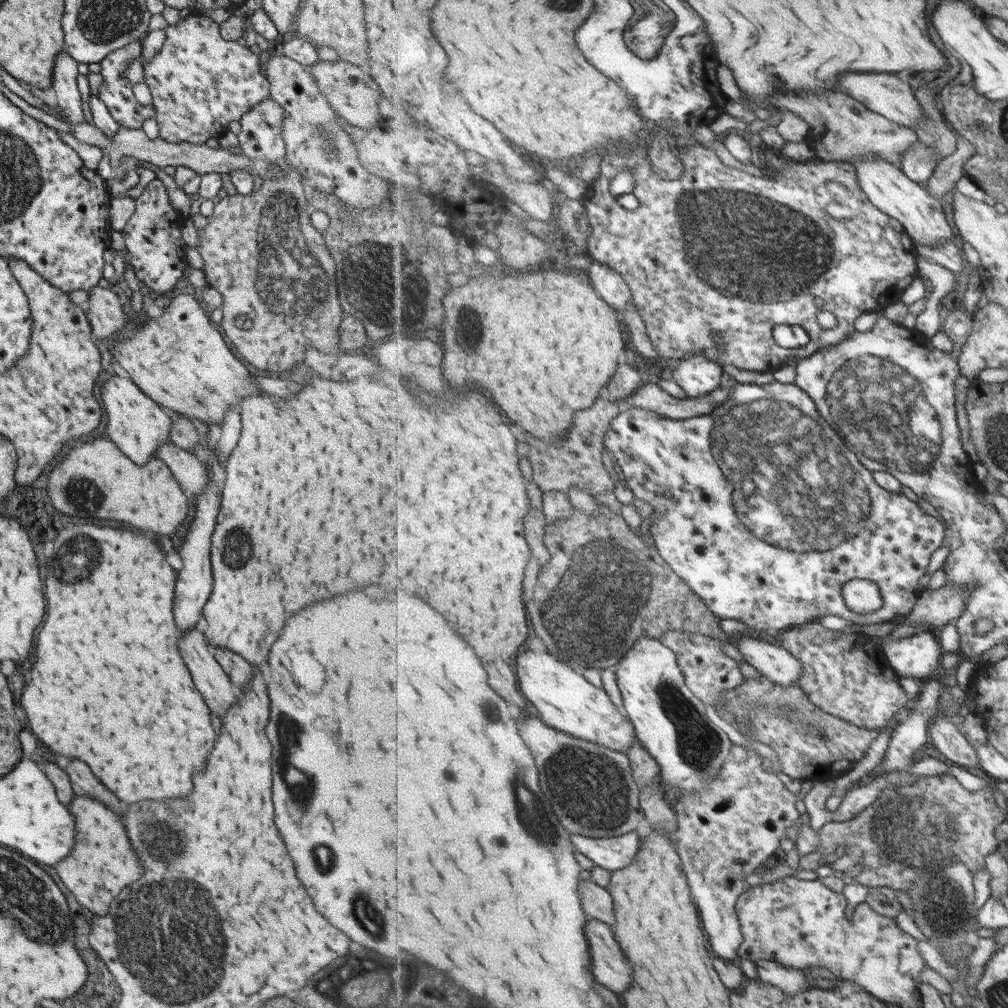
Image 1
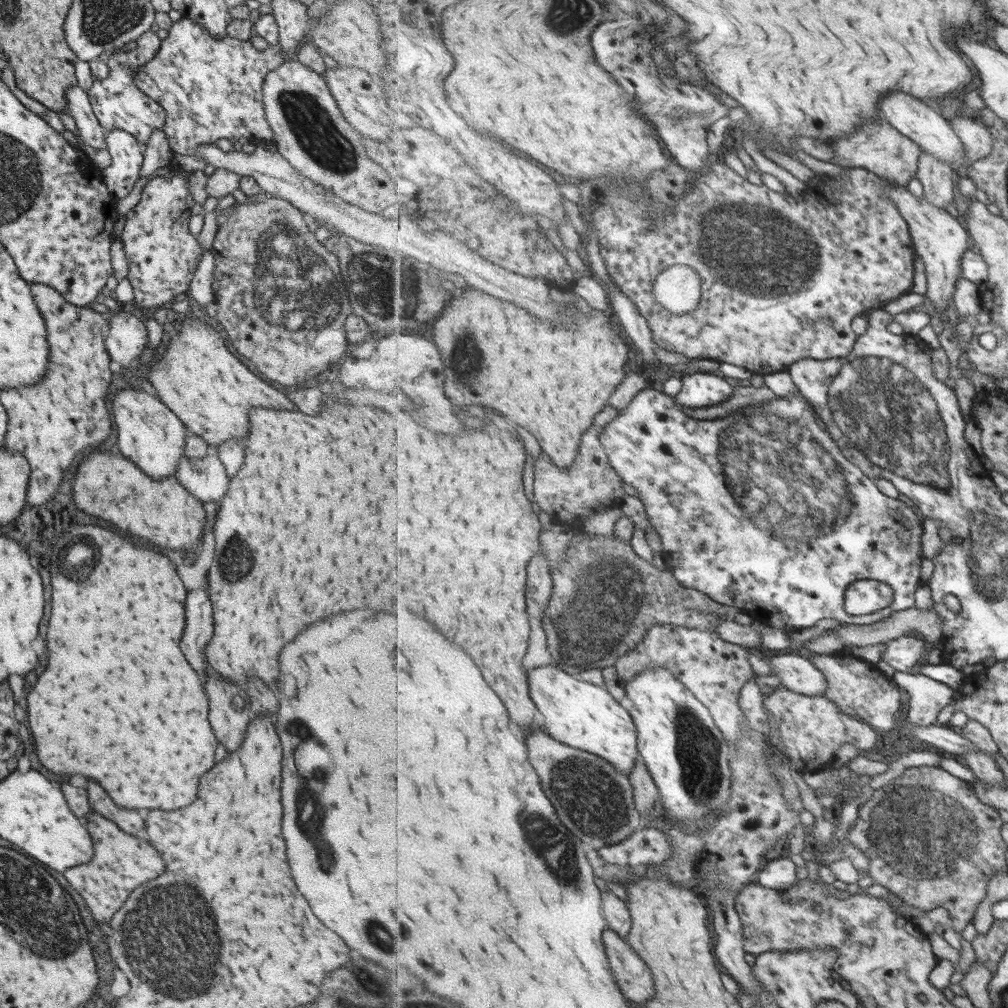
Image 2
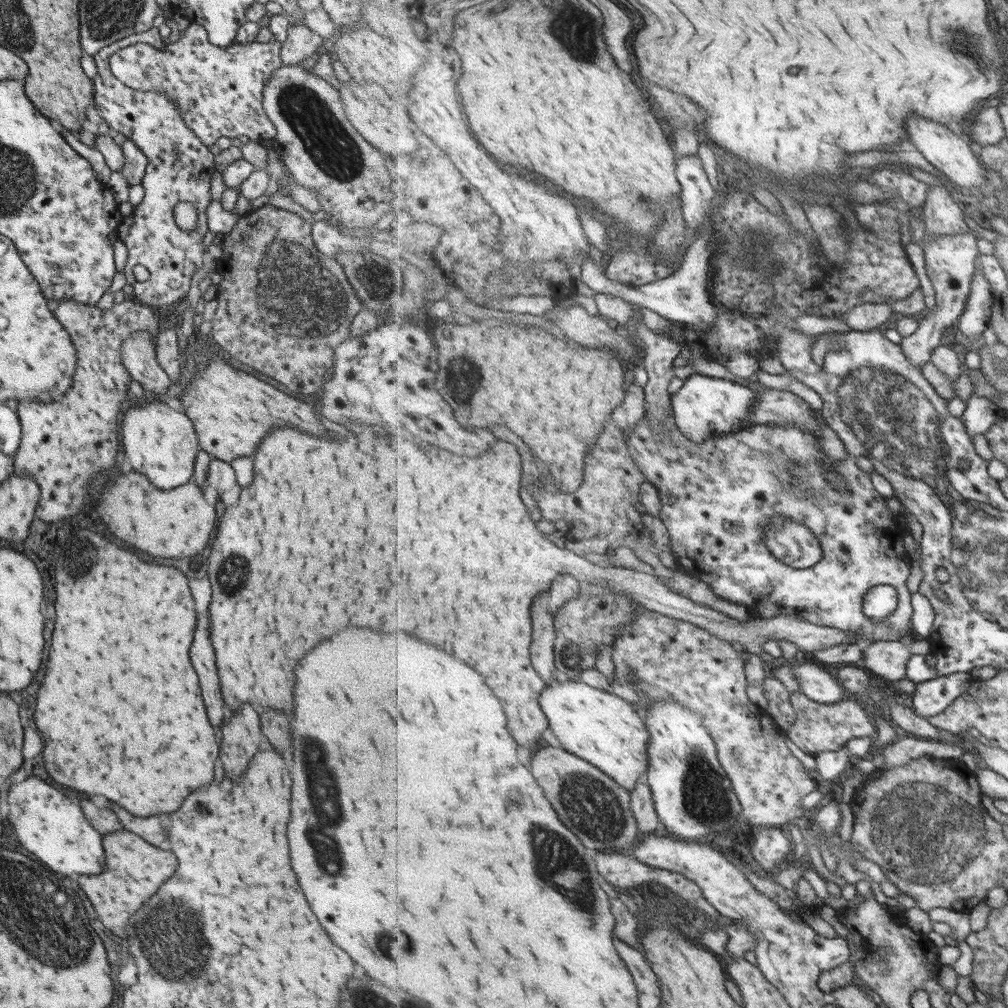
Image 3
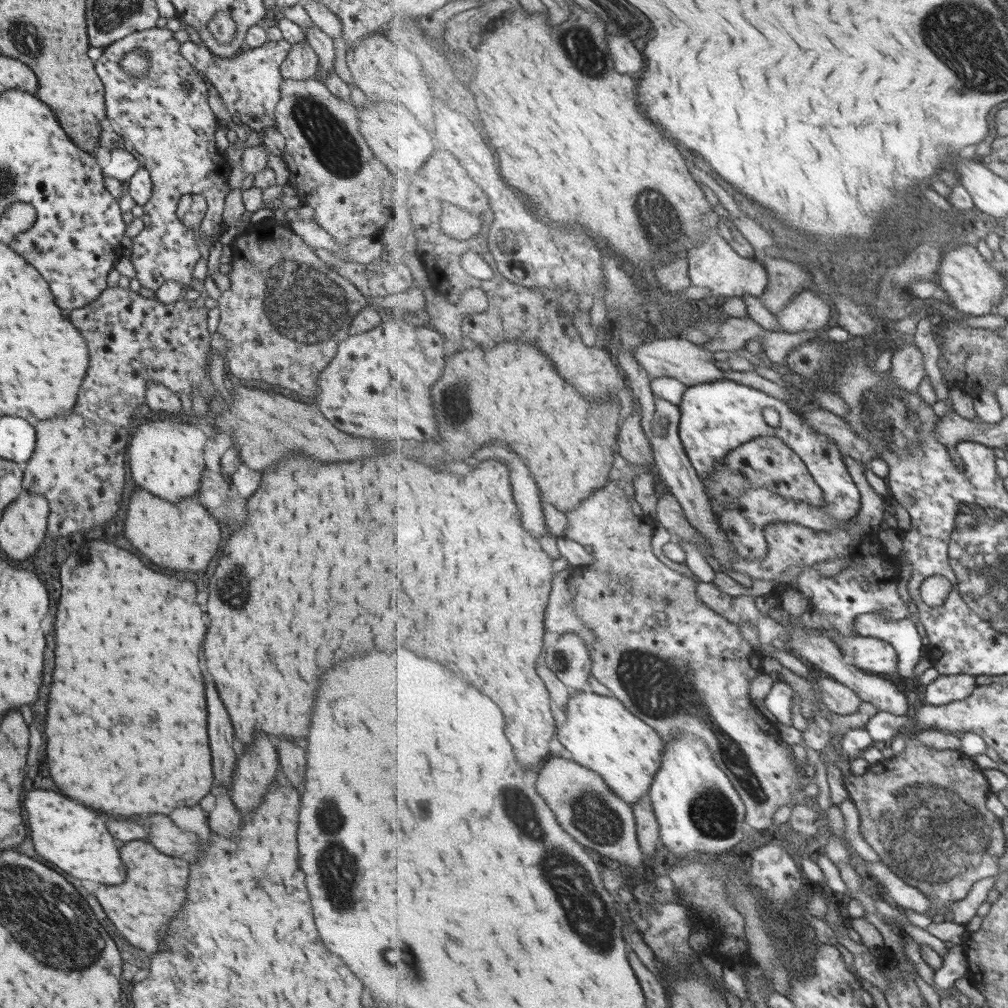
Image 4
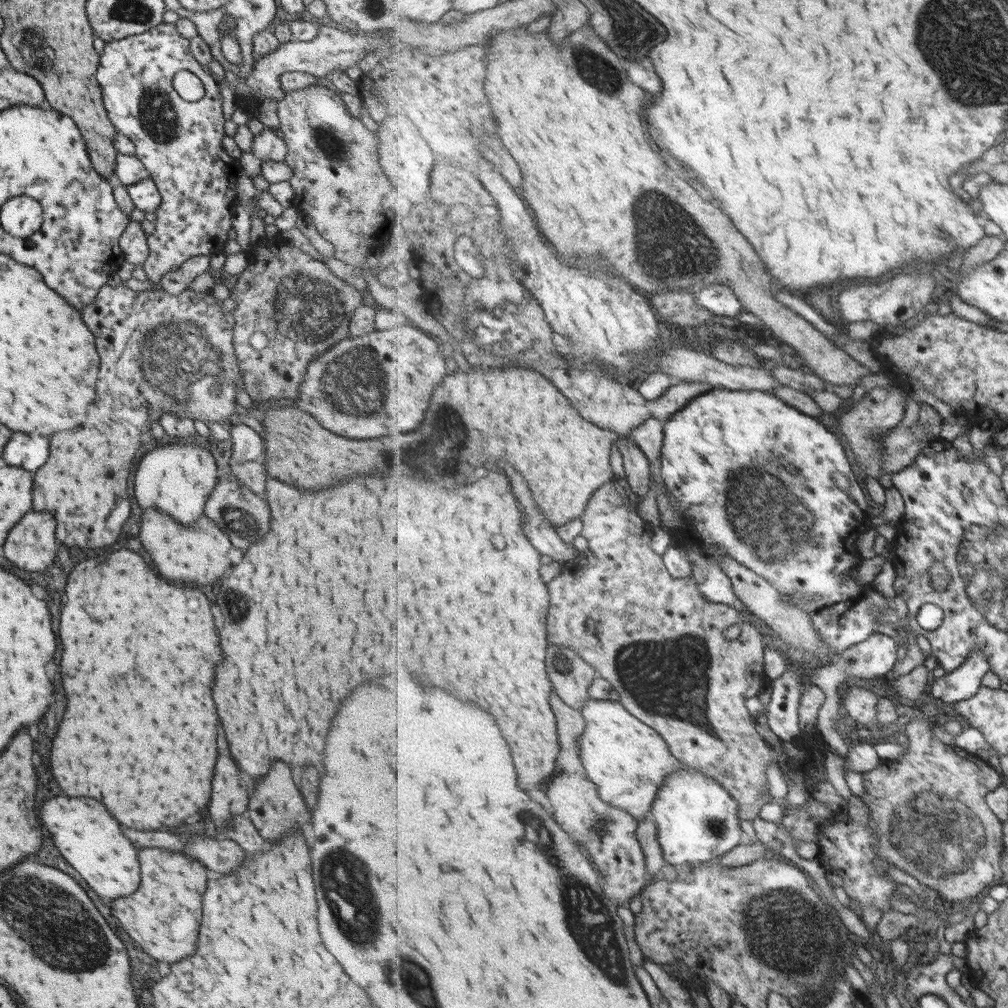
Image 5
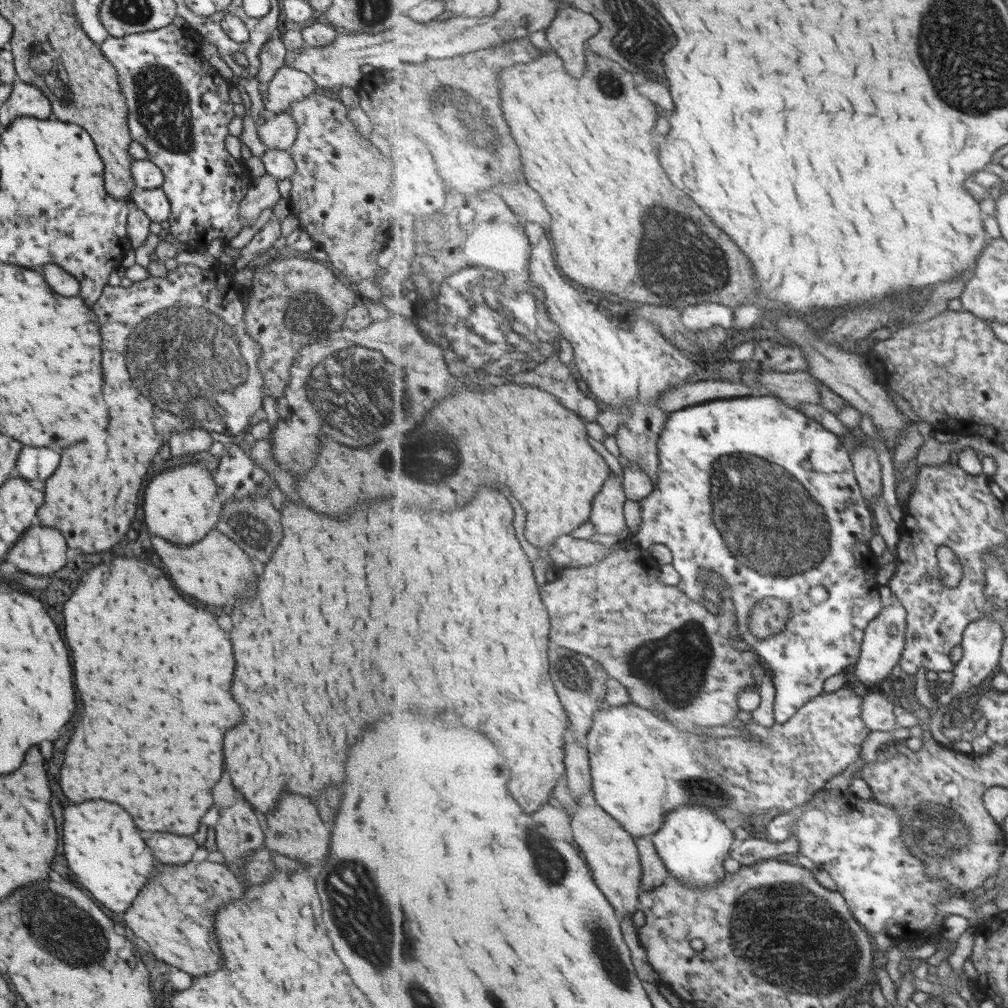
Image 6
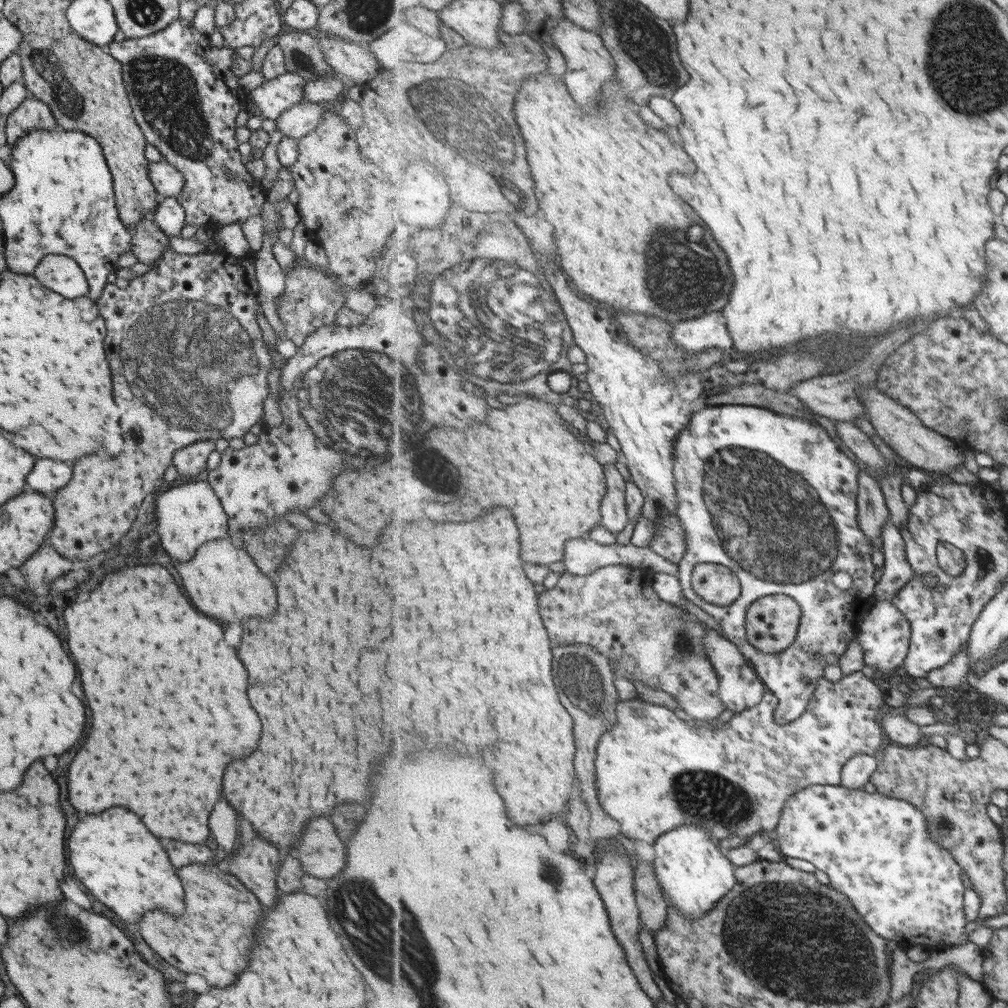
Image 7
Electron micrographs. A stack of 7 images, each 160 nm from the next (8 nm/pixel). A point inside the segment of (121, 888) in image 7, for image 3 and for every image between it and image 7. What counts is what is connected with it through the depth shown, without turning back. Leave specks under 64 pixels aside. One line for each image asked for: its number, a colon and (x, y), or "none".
3: (44, 822)
4: (72, 838)
5: (86, 836)
6: (102, 848)

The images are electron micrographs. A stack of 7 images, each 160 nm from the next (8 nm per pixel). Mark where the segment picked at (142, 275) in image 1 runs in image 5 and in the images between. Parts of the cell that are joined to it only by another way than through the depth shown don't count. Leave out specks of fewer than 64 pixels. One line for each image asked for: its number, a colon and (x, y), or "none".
2: (162, 254)
3: (179, 166)
4: (170, 132)
5: (179, 143)

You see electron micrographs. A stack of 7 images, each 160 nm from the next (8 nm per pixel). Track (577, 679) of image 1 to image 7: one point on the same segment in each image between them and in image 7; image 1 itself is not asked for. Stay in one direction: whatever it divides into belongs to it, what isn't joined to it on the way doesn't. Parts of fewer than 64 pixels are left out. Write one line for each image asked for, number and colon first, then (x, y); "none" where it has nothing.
2: (583, 715)
3: (597, 725)
4: (601, 732)
5: (629, 760)
6: (643, 766)
7: (656, 773)

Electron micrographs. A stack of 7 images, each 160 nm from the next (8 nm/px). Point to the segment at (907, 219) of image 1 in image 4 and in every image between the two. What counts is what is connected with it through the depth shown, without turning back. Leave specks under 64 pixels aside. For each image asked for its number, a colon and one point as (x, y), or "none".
2: (941, 242)
3: (950, 260)
4: (975, 286)

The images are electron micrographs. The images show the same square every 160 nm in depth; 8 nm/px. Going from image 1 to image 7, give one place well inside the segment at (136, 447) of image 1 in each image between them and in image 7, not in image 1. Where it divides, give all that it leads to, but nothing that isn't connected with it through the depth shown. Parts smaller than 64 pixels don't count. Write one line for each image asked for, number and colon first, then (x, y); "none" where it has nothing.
2: (149, 435)
3: (160, 443)
4: (165, 456)
5: (177, 477)
6: (181, 504)
7: (187, 515)

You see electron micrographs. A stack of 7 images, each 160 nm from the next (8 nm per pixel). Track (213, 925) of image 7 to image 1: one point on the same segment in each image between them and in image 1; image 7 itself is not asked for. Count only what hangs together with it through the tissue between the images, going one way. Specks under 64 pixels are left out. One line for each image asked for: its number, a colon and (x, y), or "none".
1: (101, 863)
2: (120, 862)
3: (133, 870)
4: (154, 887)
5: (162, 914)
6: (174, 910)

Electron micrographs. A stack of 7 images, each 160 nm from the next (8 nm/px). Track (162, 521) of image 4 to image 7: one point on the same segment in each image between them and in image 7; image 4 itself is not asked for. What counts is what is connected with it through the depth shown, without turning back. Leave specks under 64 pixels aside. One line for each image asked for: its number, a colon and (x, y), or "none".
5: (196, 553)
6: (212, 570)
7: (221, 579)

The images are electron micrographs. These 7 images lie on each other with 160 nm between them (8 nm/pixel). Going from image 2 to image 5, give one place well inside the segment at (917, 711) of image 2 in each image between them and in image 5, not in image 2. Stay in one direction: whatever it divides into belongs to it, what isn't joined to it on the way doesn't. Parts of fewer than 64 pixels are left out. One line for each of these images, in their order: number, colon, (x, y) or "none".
3: (932, 697)
4: (944, 690)
5: (963, 683)

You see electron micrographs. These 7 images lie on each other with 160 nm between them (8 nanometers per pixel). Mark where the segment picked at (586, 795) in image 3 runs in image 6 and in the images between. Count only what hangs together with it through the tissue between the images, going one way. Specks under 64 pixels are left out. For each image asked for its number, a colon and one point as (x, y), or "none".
4: (597, 816)
5: (609, 833)
6: (613, 854)

